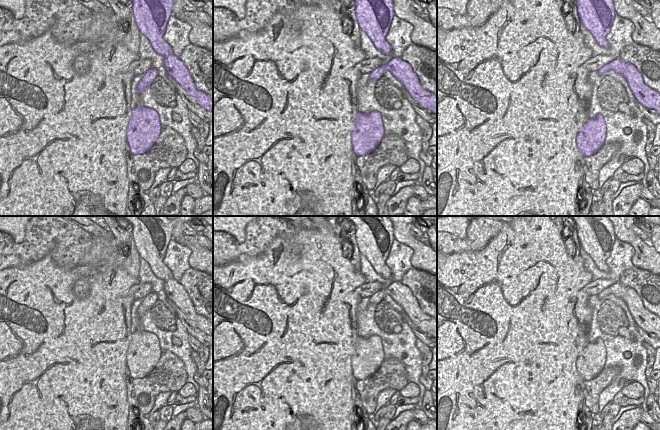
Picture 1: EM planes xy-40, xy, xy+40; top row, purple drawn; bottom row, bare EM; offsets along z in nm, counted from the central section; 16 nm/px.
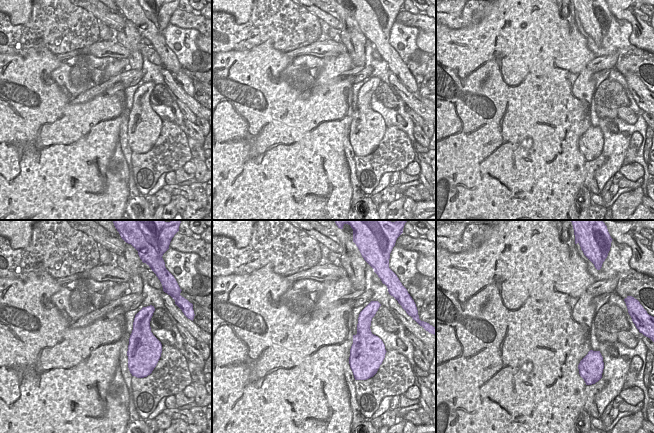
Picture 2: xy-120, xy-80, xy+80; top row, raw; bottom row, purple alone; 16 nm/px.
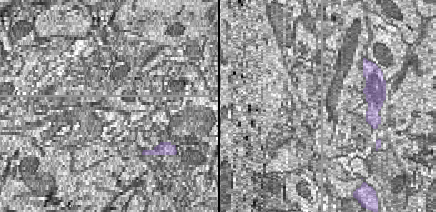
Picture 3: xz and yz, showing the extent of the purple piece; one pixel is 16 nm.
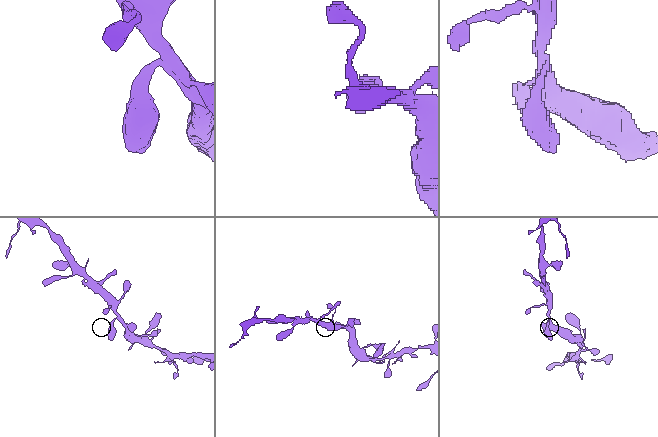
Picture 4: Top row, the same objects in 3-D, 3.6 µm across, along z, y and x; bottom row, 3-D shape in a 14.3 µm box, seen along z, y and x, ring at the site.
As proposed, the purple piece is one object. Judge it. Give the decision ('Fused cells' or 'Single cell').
Single cell

